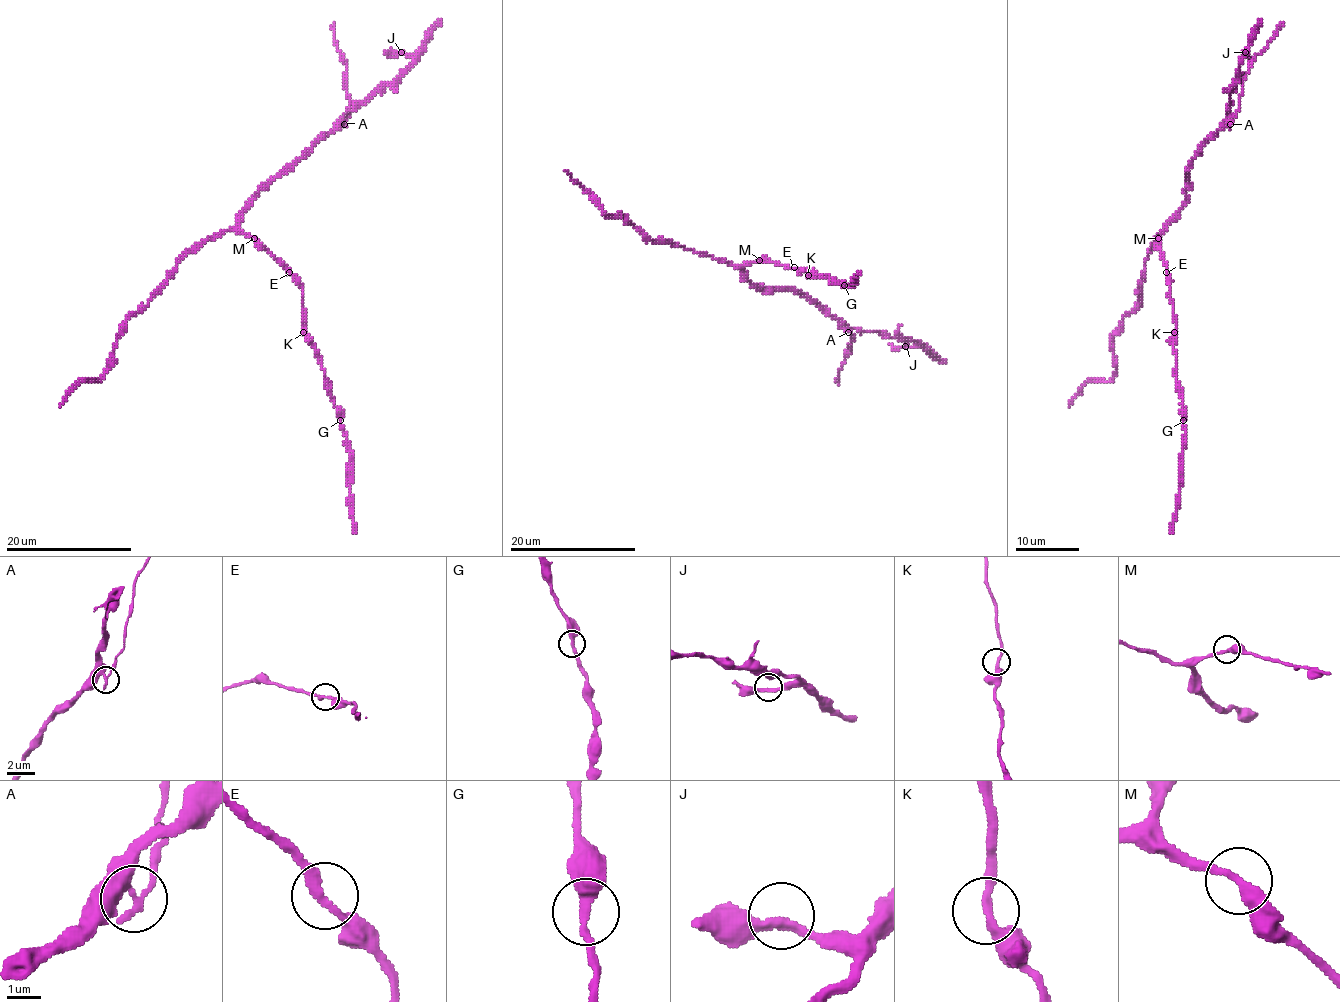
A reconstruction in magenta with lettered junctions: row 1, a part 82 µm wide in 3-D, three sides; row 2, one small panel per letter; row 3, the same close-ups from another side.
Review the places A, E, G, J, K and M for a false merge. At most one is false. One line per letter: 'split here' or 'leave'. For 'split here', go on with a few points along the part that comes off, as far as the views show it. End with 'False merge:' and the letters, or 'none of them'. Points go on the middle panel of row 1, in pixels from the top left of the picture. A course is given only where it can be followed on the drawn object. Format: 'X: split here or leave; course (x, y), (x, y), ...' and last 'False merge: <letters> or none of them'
A: split here; course (849, 332), (853, 340), (850, 345), (852, 353), (839, 370), (838, 384)
E: leave
G: leave
J: leave
K: leave
M: leave
False merge: A

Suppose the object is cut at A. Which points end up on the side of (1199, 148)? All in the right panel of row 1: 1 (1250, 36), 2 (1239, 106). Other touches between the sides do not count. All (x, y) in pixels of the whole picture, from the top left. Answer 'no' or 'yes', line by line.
1: yes
2: no

